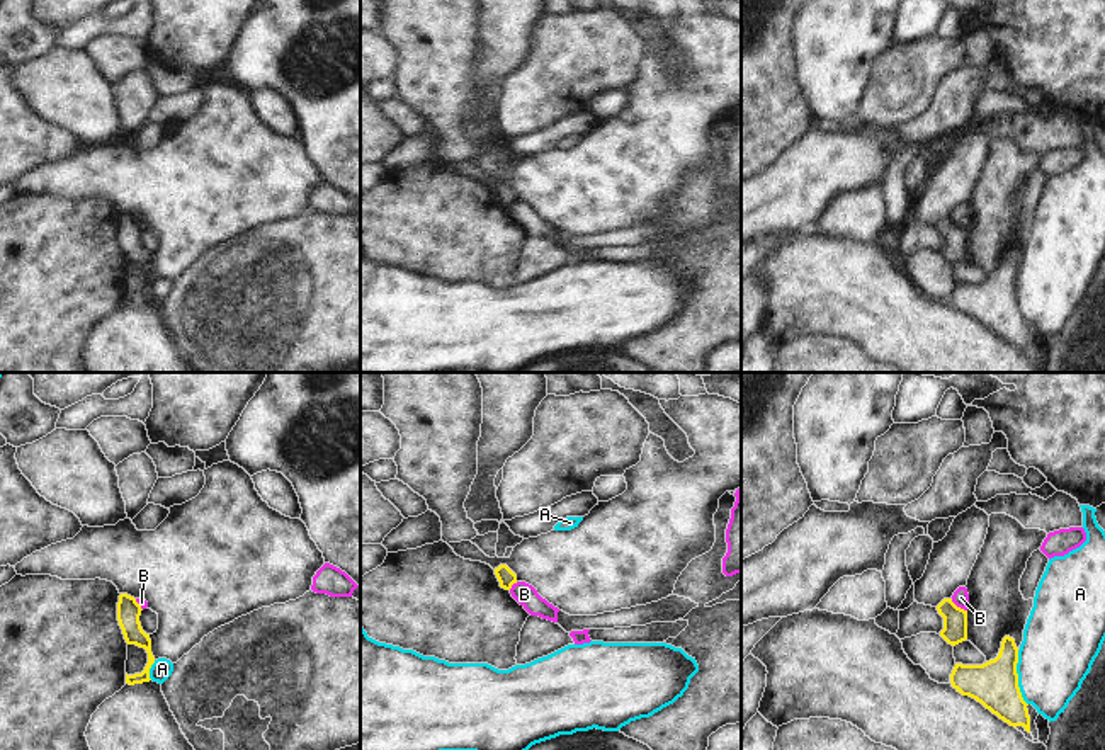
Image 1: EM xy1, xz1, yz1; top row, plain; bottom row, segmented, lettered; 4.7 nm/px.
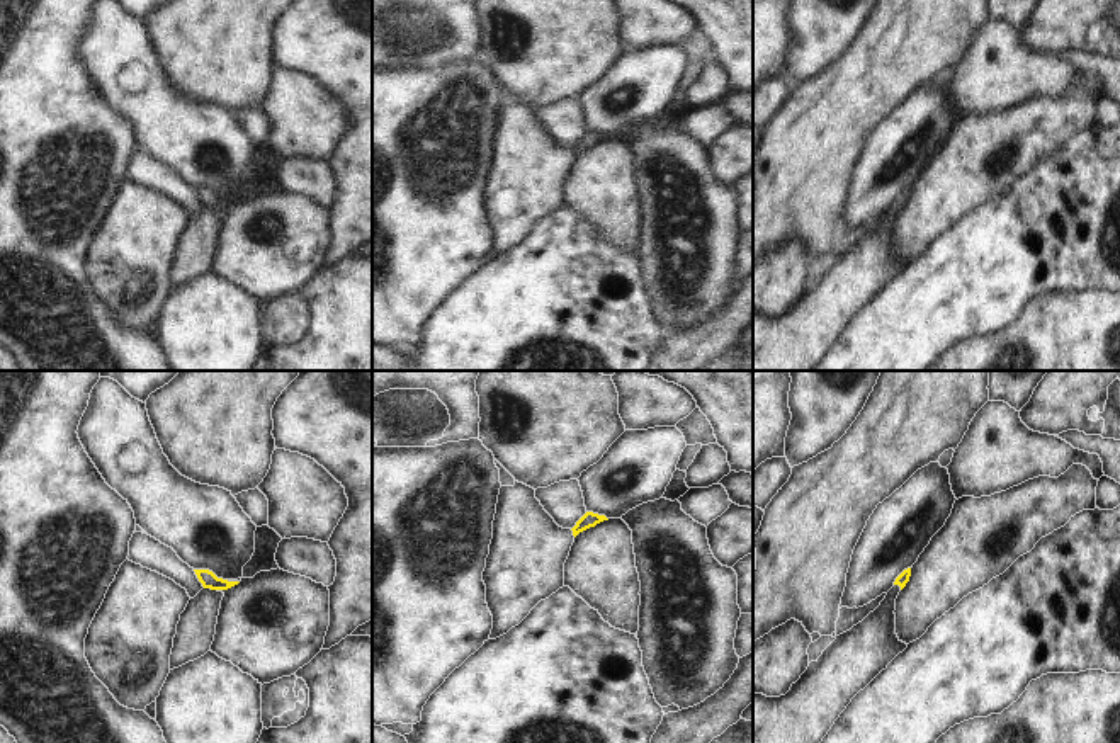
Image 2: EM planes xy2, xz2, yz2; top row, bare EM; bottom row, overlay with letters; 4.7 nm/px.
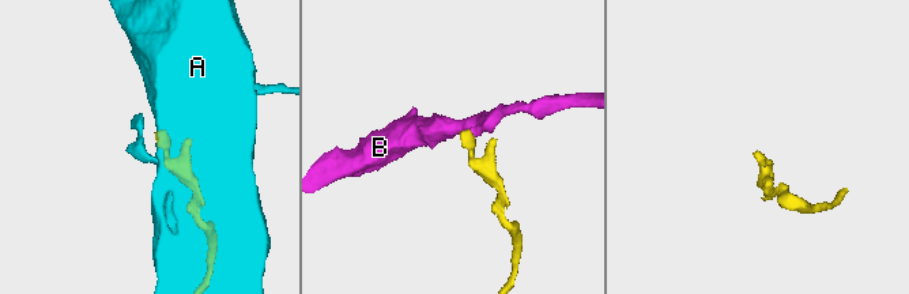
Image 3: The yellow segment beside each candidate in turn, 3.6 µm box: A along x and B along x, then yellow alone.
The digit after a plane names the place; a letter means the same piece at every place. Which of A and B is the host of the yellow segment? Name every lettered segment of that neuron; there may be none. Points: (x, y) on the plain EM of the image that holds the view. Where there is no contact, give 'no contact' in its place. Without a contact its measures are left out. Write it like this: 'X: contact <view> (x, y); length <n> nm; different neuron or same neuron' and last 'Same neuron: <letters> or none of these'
A: contact yz1 (1017, 296); length 260 nm; different neuron
B: contact yz1 (959, 227); length 100 nm; different neuron
Same neuron: none of these

